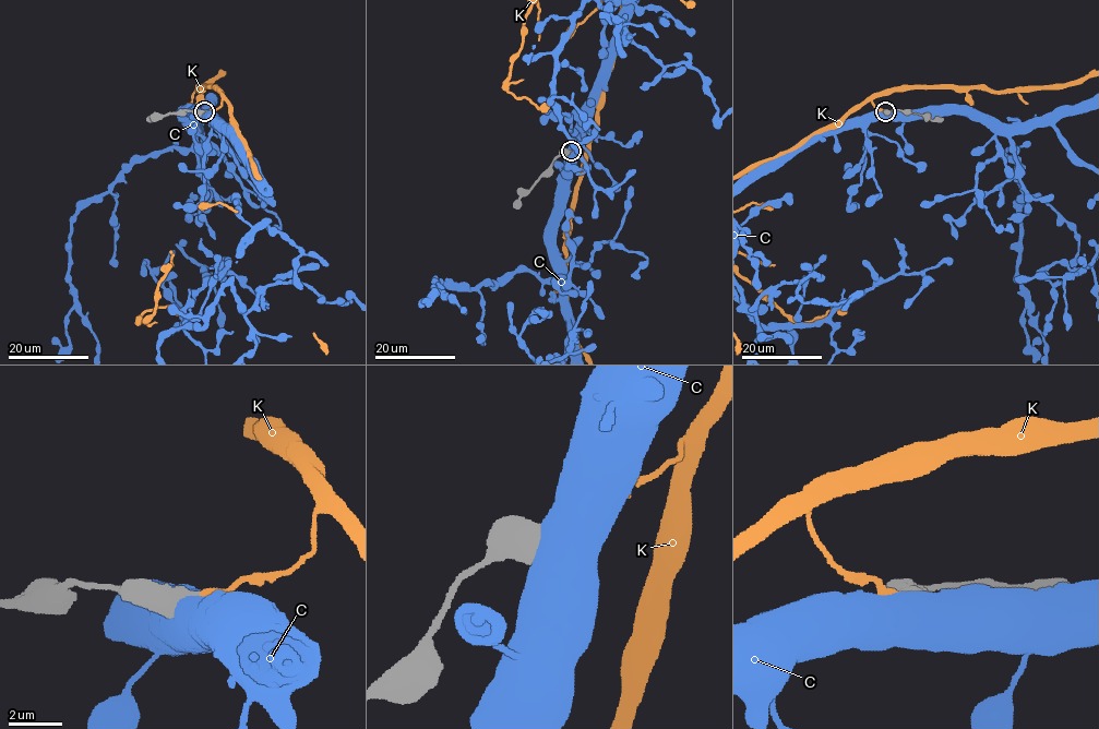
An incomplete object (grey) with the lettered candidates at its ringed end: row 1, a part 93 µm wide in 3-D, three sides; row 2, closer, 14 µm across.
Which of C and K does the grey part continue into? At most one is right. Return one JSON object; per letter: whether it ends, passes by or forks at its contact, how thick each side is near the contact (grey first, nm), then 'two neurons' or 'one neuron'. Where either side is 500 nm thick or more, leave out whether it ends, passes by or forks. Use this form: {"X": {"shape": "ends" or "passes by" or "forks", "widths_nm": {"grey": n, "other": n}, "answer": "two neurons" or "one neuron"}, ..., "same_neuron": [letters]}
{"C": {"widths_nm": {"grey": 1050, "other": 900}, "answer": "two neurons"}, "K": {"shape": "ends", "widths_nm": {"grey": 480, "other": 360}, "answer": "one neuron"}, "same_neuron": ["K"]}

